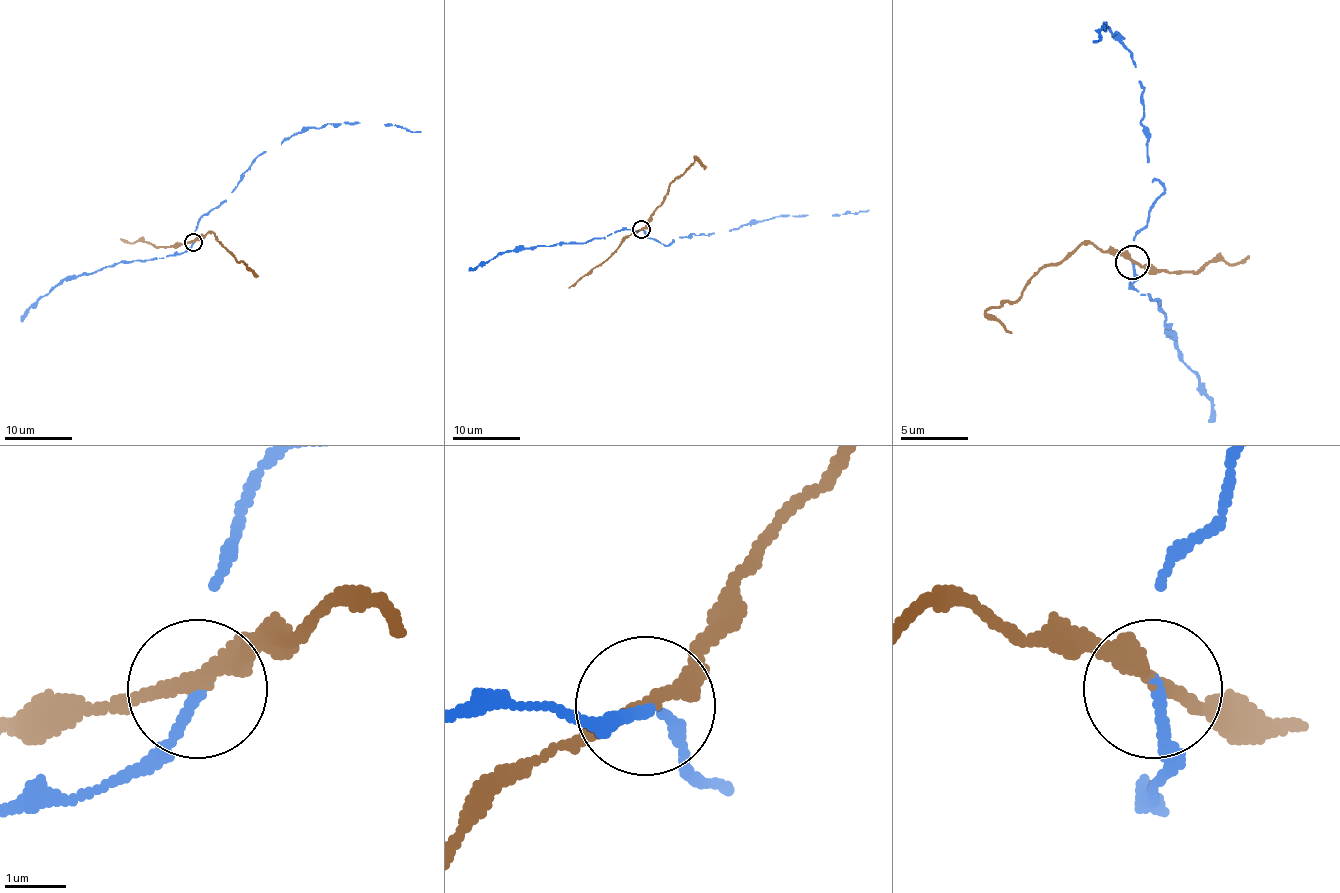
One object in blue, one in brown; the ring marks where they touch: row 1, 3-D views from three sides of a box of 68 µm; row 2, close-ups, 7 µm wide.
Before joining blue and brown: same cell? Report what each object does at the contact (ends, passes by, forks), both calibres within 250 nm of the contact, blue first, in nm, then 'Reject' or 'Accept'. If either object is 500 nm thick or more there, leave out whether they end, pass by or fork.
At the ring blue ends. At the ring brown passes by. Thickness 180 nm (blue) against 240 nm. Reject

